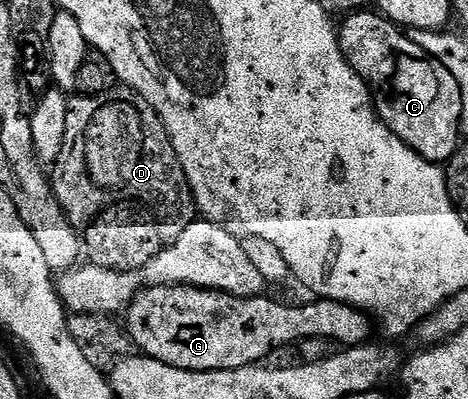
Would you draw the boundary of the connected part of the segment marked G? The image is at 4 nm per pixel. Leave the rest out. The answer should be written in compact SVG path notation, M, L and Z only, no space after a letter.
M160 286L157 288L144 287L140 292L135 295L134 300L131 301L129 307L126 309L125 317L127 316L127 324L125 323L126 331L129 333L130 339L133 341L142 355L153 359L165 362L174 368L181 370L189 370L190 372L220 372L221 370L237 370L244 368L250 364L258 364L266 361L266 356L270 352L275 352L278 348L283 348L286 344L291 346L298 345L300 340L308 340L309 338L317 338L323 336L326 340L334 342L339 346L354 346L356 344L366 344L372 339L371 324L373 320L368 313L364 312L361 308L354 308L351 304L343 304L339 300L321 300L316 299L315 304L303 304L298 308L295 304L278 304L275 300L263 300L262 295L252 296L250 298L245 296L230 296L227 292L216 292L209 288L193 288L190 286Z

